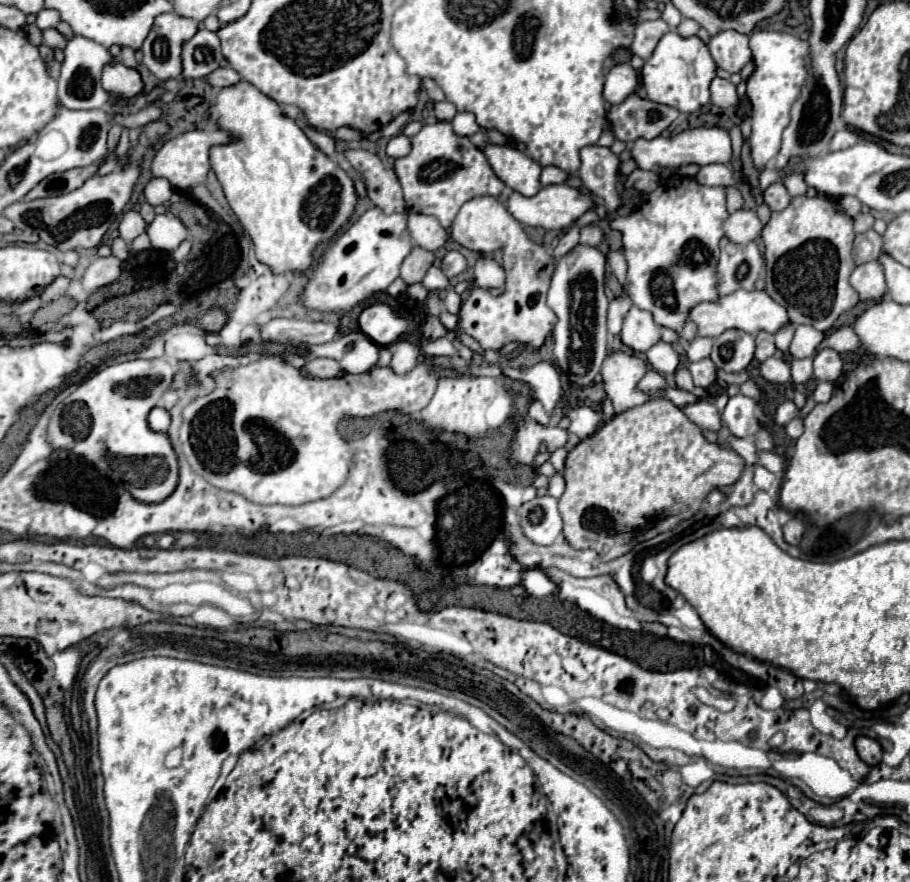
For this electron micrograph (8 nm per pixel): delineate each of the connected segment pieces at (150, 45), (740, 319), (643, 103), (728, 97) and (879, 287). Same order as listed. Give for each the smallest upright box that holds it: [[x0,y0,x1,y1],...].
[[142,13,198,79],[690,291,790,337],[606,93,680,143],[710,77,738,109],[850,261,886,301]]

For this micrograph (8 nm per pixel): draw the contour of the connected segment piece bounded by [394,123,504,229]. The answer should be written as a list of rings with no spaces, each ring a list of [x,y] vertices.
[[[424,123],[412,137],[412,151],[394,161],[394,173],[410,213],[436,215],[444,229],[450,229],[458,209],[474,195],[500,195],[504,183],[494,175],[484,153],[468,137],[458,137],[450,123]]]

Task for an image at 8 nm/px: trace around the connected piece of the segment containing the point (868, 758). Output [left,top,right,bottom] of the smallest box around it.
[854,737,882,763]

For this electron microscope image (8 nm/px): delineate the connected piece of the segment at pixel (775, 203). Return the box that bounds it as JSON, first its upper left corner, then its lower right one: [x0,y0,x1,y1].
[764,181,790,211]

